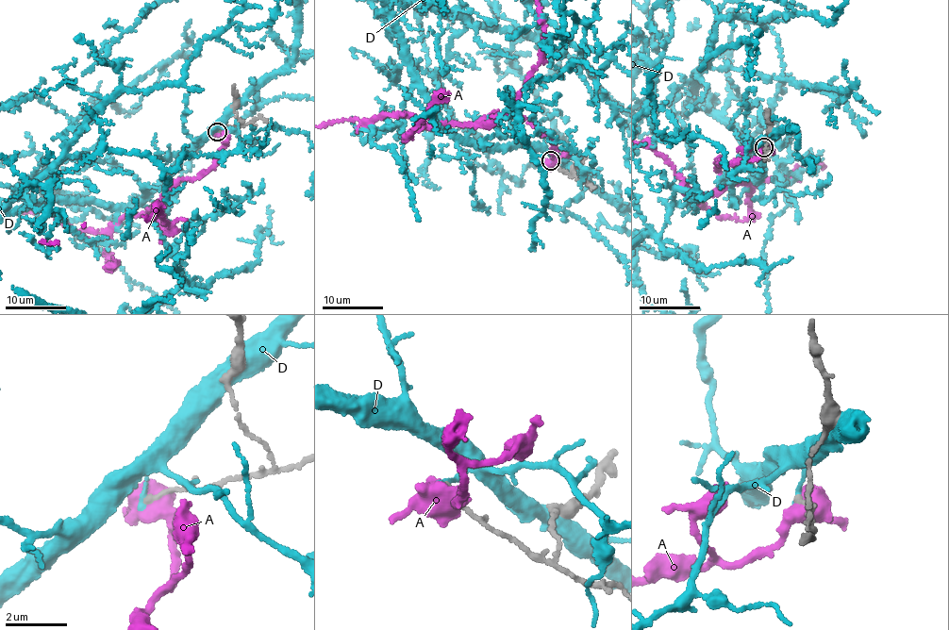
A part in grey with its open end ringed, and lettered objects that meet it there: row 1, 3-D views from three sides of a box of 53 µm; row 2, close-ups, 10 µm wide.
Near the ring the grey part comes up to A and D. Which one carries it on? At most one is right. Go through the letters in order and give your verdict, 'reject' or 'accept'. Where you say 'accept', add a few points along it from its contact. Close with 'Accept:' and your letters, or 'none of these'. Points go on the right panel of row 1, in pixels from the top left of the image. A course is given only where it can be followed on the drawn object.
A: reject
D: reject
Accept: none of these

